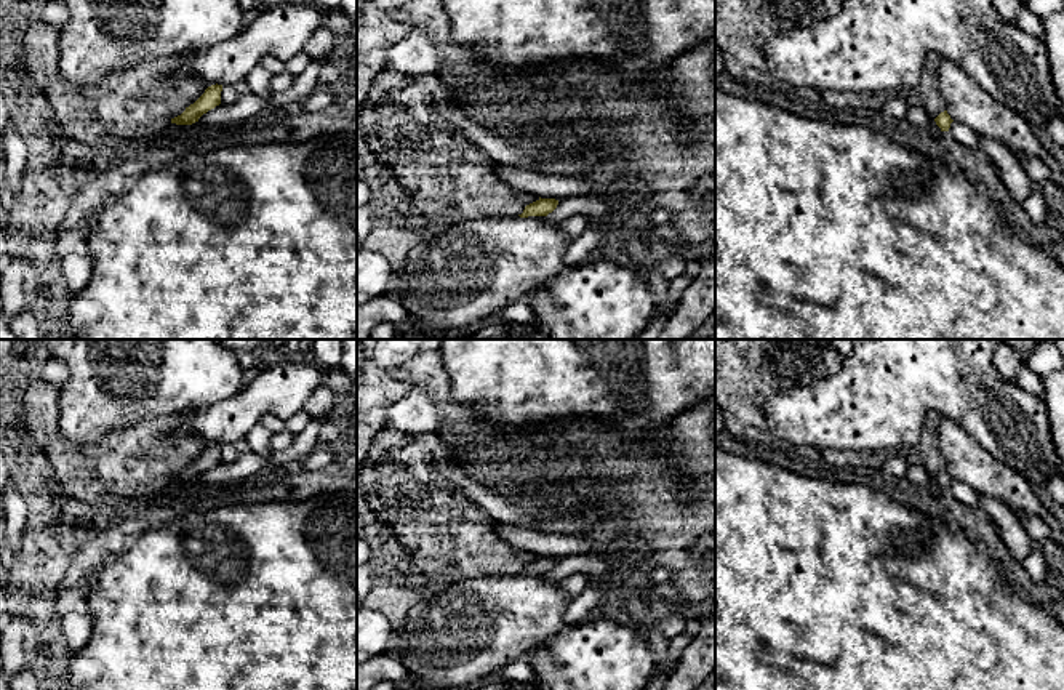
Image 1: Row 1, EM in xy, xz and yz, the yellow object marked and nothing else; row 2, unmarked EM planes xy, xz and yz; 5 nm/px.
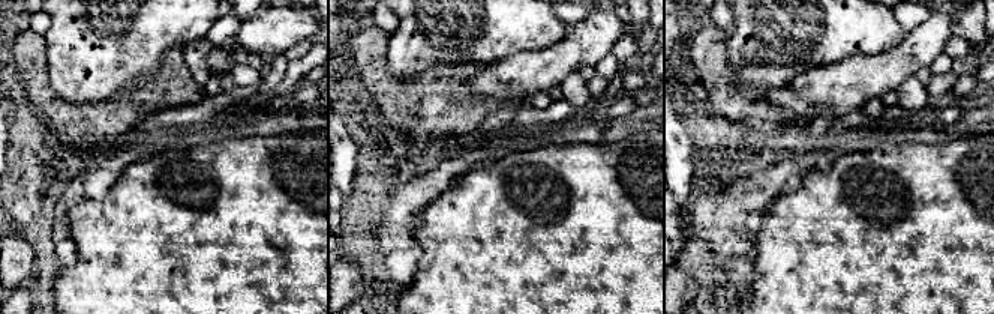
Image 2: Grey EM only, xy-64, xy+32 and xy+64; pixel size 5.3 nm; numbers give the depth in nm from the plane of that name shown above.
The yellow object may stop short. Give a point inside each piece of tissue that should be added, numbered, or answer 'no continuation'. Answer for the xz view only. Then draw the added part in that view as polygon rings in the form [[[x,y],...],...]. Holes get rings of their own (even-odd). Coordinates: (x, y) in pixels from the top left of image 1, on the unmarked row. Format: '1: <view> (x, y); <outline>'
no continuation

